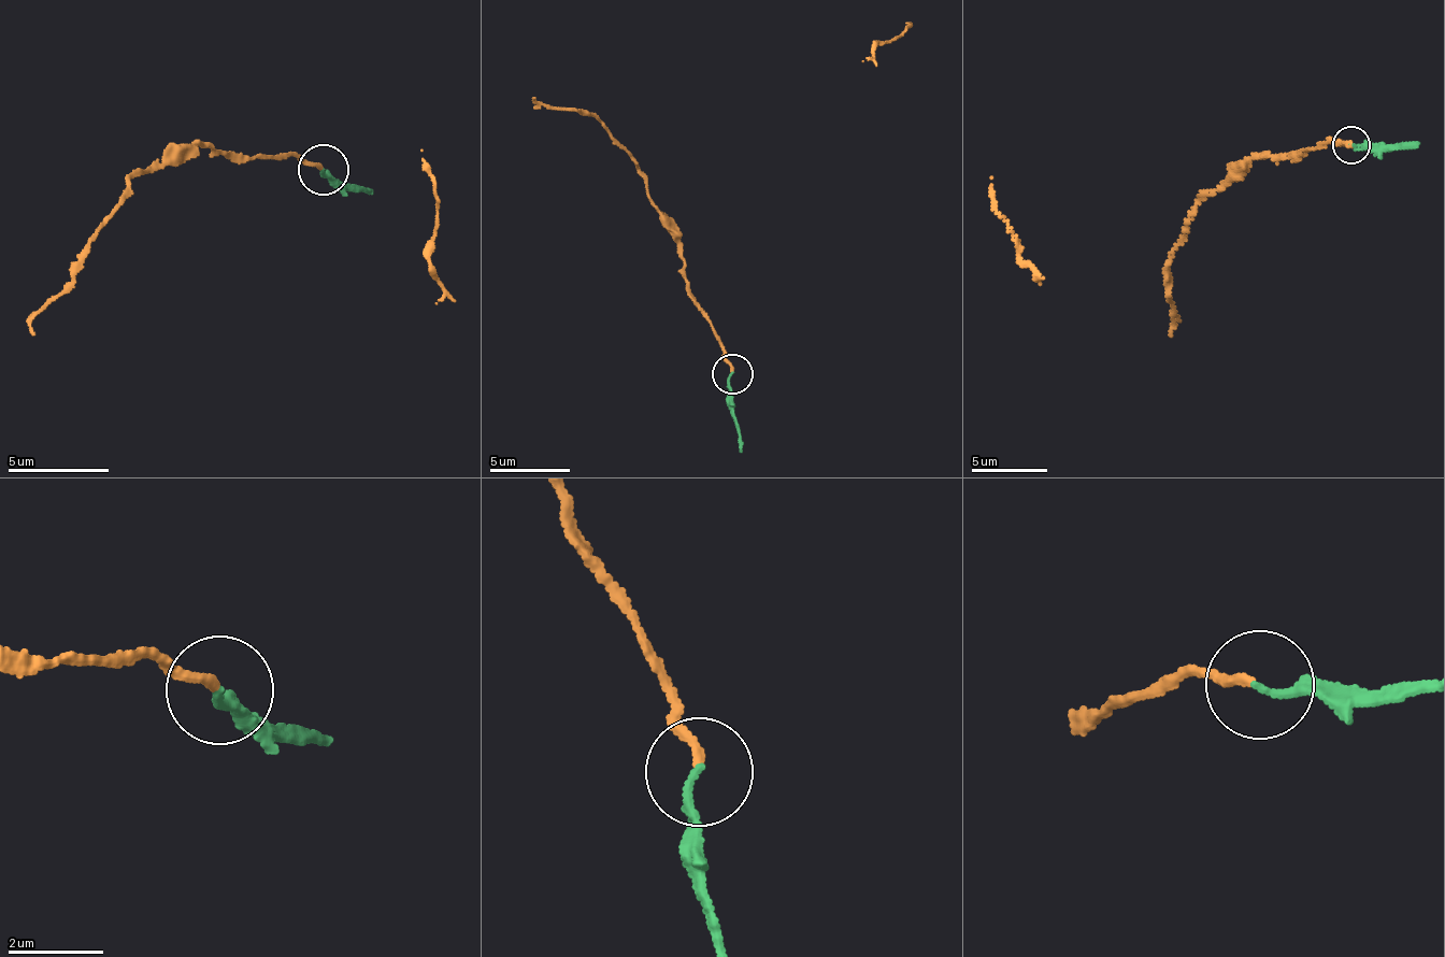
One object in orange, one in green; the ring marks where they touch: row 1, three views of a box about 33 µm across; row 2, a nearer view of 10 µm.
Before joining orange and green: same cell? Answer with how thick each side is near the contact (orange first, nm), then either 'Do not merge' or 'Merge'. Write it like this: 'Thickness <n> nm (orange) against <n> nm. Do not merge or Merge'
Thickness 170 nm (orange) against 180 nm. Merge

